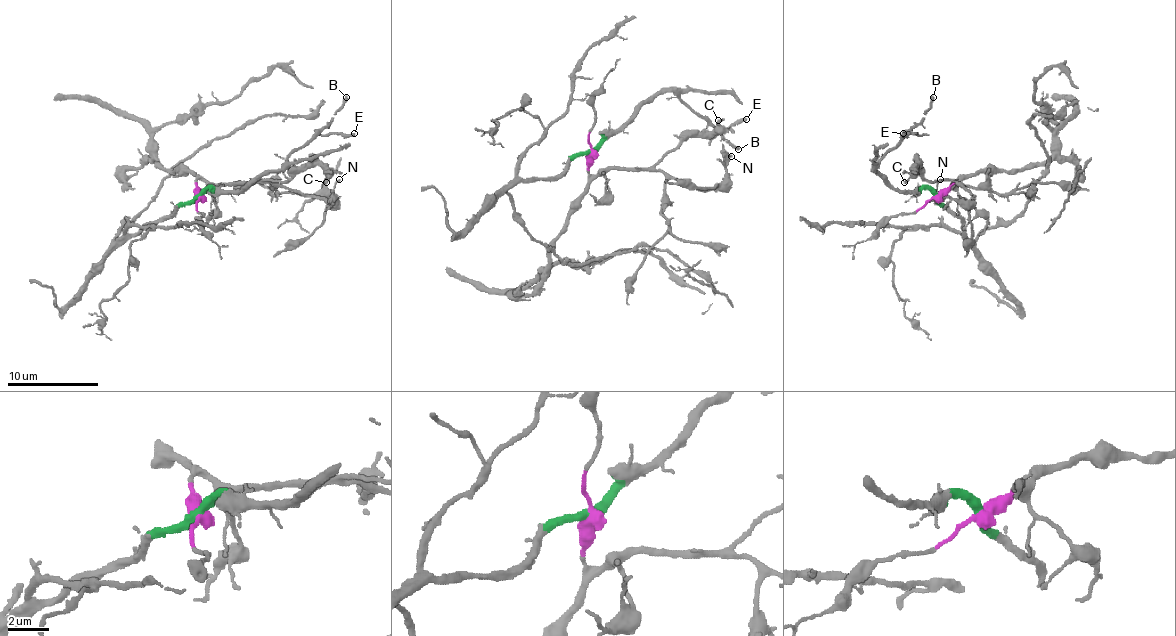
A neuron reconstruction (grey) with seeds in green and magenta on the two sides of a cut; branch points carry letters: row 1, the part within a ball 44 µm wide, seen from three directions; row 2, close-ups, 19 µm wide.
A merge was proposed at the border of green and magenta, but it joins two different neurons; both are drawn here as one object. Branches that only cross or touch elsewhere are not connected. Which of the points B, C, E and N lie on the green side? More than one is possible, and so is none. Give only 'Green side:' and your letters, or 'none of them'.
Green side: B, E

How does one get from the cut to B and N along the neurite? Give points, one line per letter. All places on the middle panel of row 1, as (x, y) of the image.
B: (589, 151), (658, 94), (671, 92), (738, 149)
N: (589, 151), (592, 174), (608, 169), (662, 169), (701, 190), (712, 190), (724, 181), (724, 151), (731, 156)

